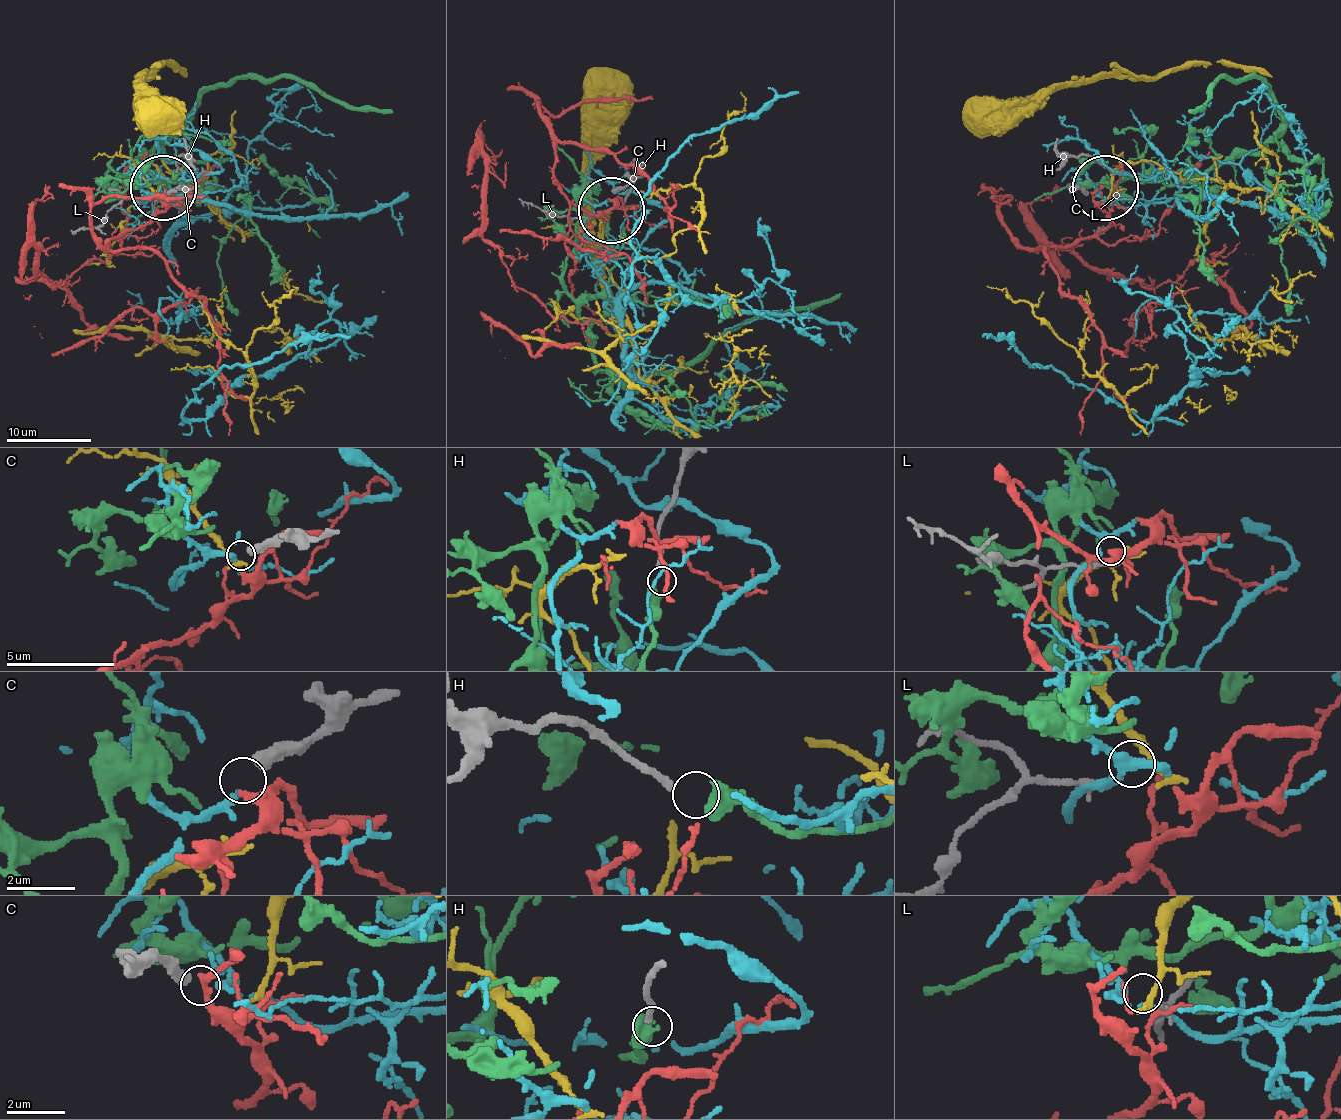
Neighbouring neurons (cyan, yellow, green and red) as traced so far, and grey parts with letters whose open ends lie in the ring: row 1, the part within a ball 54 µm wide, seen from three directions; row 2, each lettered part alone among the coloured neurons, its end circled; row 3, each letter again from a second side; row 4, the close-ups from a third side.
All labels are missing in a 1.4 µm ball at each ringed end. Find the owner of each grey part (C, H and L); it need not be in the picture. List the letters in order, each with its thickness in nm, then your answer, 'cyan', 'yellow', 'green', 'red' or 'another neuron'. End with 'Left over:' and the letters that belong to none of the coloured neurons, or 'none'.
C: 420 nm thick; cyan
H: 200 nm thick; green
L: 110 nm thick; another neuron
Left over: L

